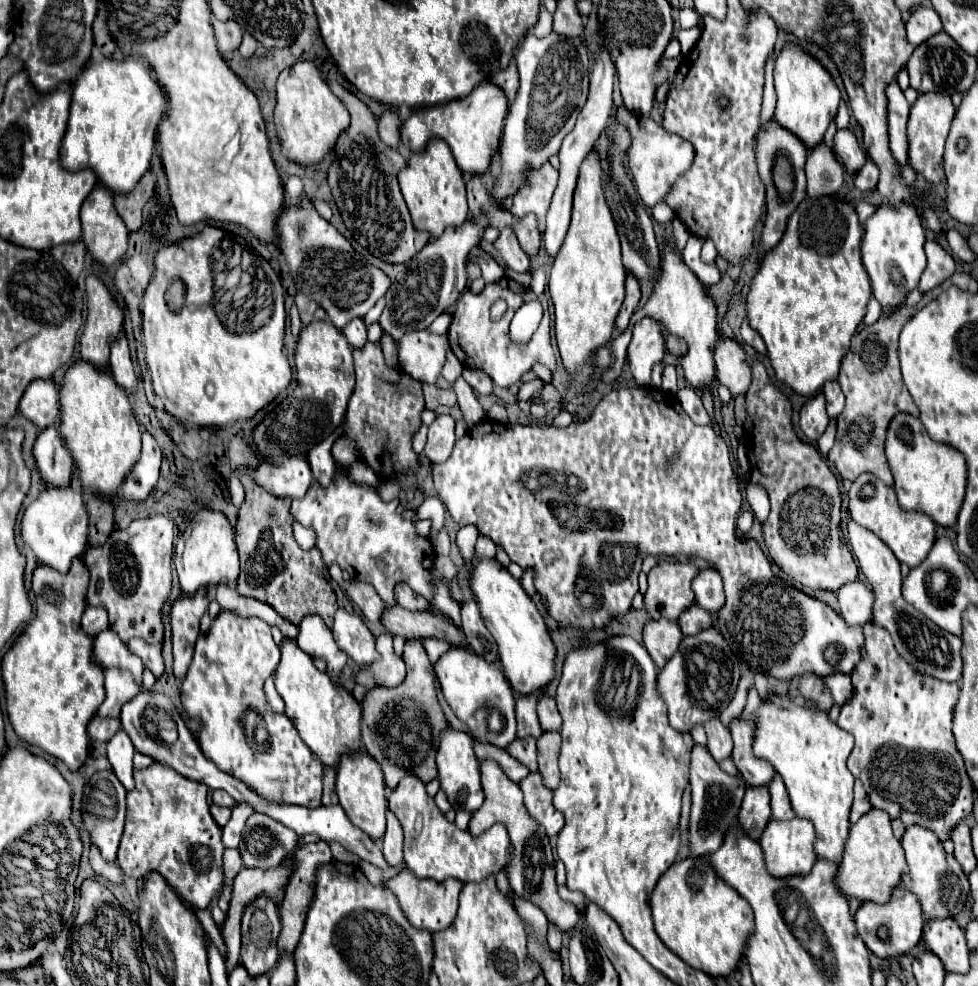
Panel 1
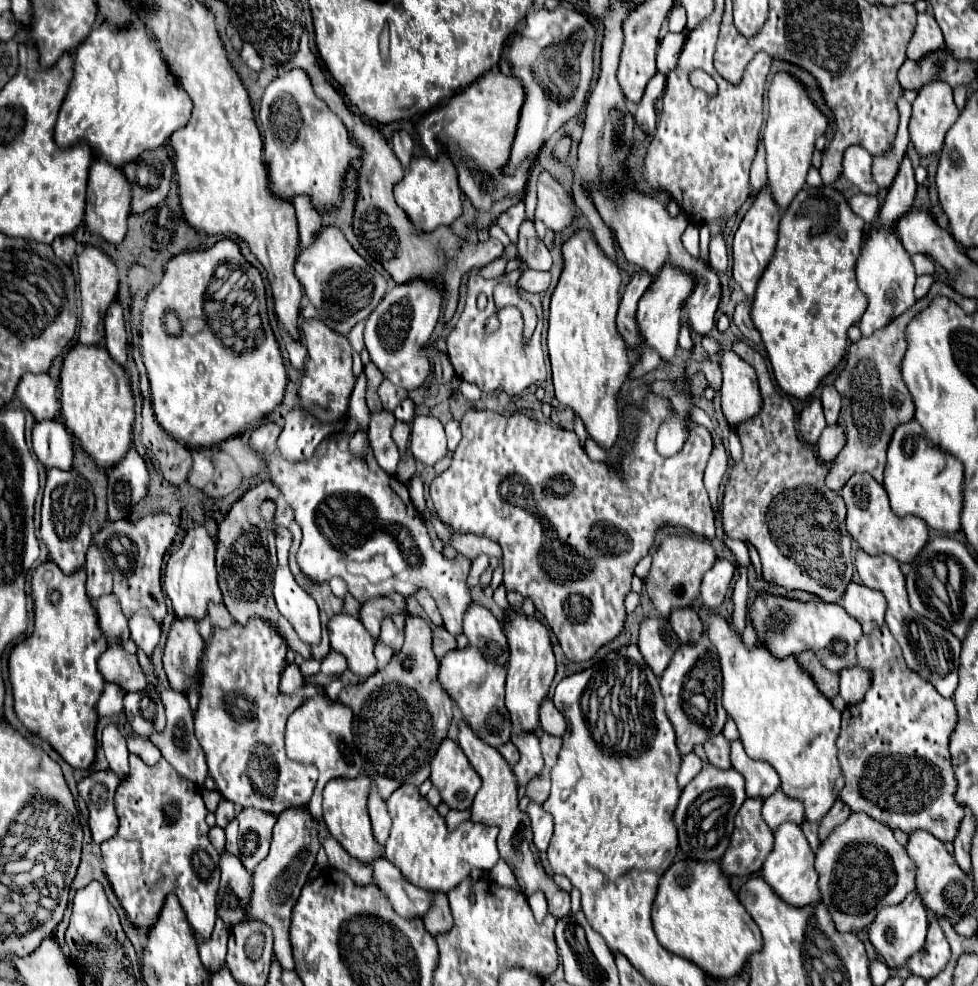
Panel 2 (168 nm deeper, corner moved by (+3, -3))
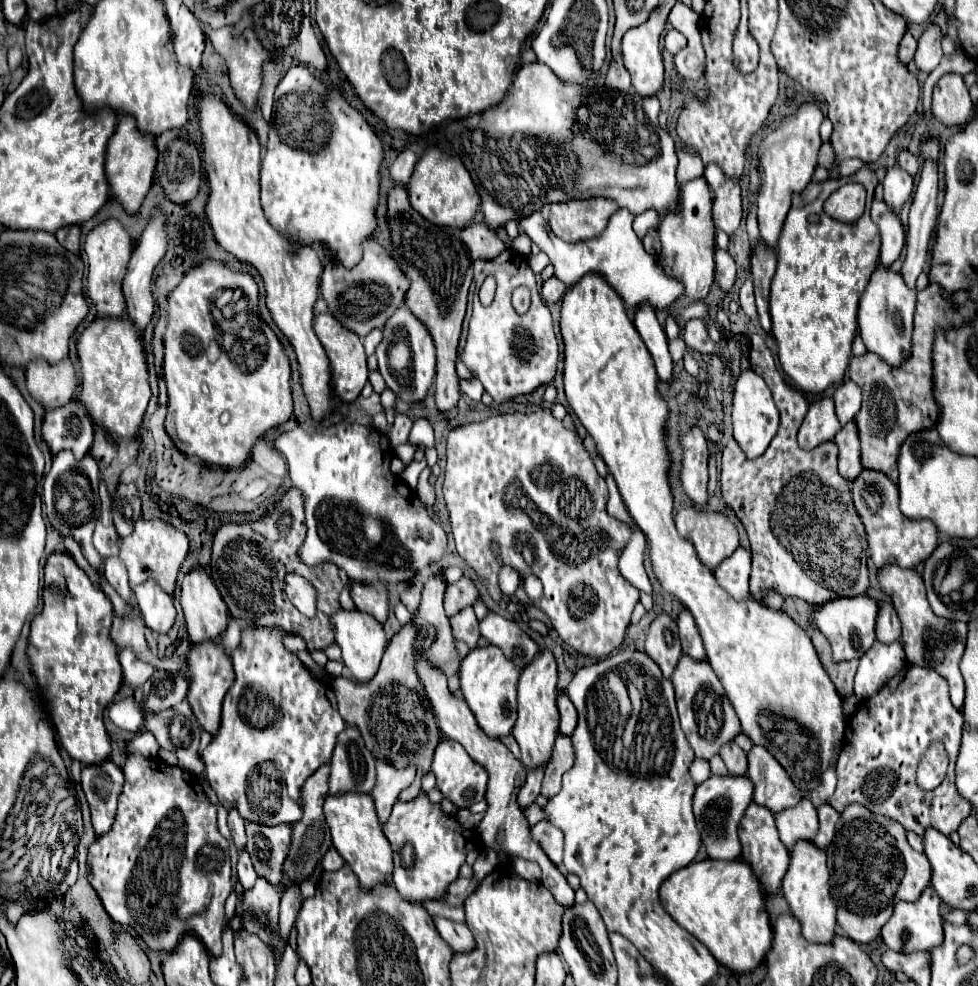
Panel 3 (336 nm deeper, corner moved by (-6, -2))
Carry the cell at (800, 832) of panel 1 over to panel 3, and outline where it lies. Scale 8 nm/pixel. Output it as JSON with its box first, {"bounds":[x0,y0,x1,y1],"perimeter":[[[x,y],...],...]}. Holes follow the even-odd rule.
{"bounds":[781,842,835,942],"perimeter":[[[795,842],[795,850],[791,850],[791,862],[783,876],[781,888],[791,906],[795,918],[799,918],[803,926],[803,936],[809,942],[831,942],[835,936],[835,904],[829,894],[829,870],[825,862],[825,850],[819,850],[813,842]]]}

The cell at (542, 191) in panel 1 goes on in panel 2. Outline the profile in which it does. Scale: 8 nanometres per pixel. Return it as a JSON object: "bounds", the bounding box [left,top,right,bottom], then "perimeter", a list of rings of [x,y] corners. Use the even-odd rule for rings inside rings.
{"bounds":[534,175,578,233],"perimeter":[[[548,175],[538,179],[538,207],[534,215],[554,233],[562,233],[578,217],[574,201],[566,189]]]}

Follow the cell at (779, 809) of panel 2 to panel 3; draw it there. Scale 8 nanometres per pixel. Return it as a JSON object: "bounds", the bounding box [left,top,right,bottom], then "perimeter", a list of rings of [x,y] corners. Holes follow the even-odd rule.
{"bounds":[775,798,817,848],"perimeter":[[[803,798],[797,806],[775,814],[777,830],[787,848],[797,840],[813,840],[817,834],[817,812],[809,798]]]}

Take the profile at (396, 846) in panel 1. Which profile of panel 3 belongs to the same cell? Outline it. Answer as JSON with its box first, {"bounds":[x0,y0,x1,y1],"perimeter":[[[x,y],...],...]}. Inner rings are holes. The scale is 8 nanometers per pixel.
{"bounds":[373,762,415,824],"perimeter":[[[377,762],[377,782],[373,786],[373,802],[377,808],[379,822],[385,824],[387,816],[391,816],[391,808],[403,788],[407,788],[415,778],[415,766],[397,770],[383,762]]]}

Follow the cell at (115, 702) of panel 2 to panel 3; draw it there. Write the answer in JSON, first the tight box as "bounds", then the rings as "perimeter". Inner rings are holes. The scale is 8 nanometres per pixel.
{"bounds":[119,650,153,690],"perimeter":[[[123,650],[119,654],[119,662],[121,662],[121,668],[123,668],[123,682],[131,690],[143,686],[149,680],[149,676],[153,674],[153,668],[143,664],[143,662],[139,662],[131,650],[127,650],[127,652]]]}

